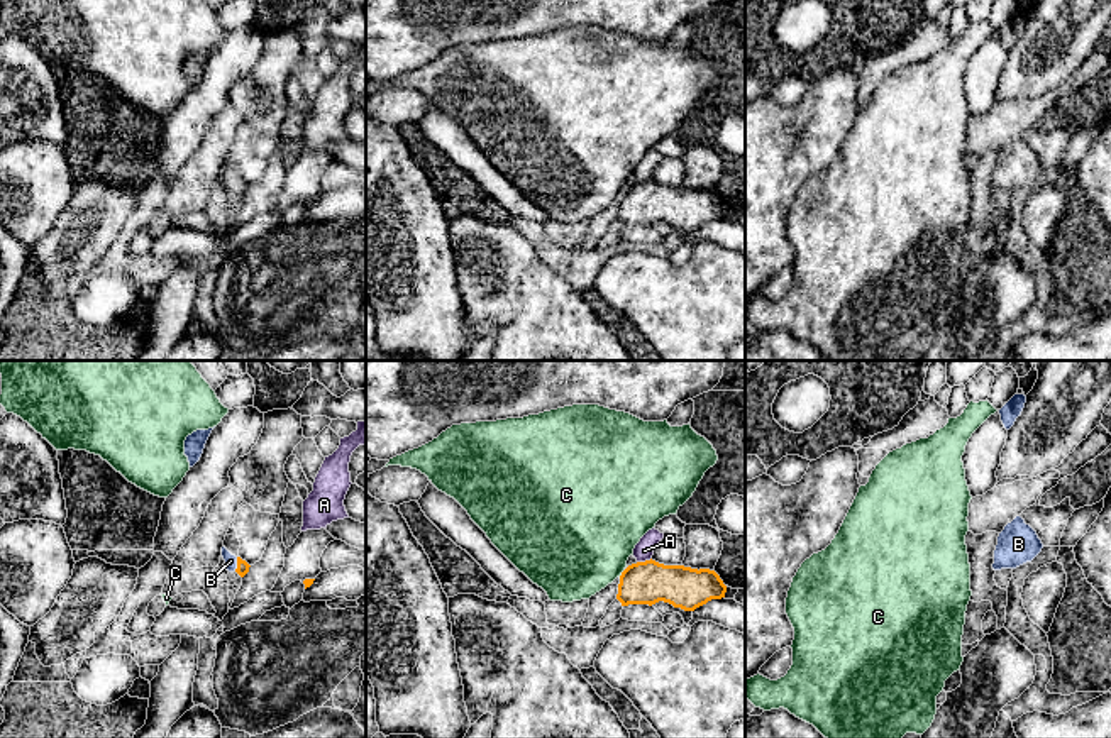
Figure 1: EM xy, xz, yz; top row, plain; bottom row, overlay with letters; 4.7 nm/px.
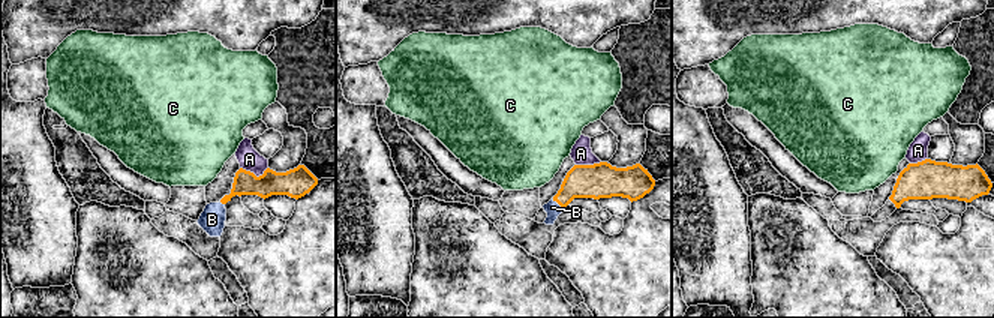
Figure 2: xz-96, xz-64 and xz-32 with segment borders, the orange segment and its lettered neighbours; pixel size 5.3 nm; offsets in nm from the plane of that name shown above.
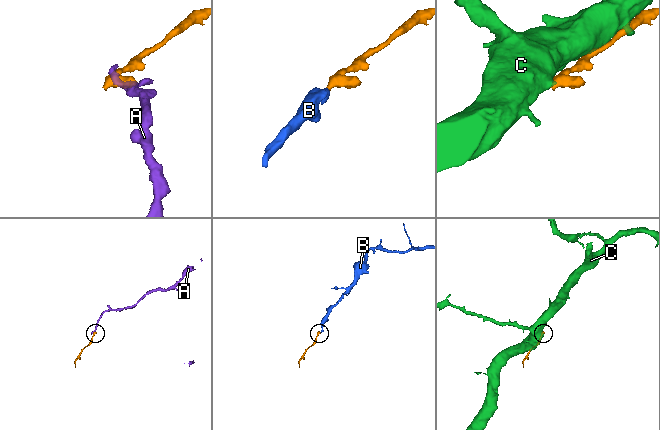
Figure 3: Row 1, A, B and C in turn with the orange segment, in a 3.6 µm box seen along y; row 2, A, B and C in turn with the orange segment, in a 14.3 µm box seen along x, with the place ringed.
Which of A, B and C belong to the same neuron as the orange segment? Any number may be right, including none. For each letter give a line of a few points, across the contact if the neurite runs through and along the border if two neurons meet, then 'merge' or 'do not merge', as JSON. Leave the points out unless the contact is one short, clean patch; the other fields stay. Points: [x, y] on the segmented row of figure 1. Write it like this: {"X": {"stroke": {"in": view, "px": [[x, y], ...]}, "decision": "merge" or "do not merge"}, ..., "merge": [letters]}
{"A": {"stroke": {"in": "xz", "px": [[651, 557], [637, 562]]}, "decision": "do not merge"}, "B": {"stroke": {"in": "xy", "px": [[243, 567], [237, 564], [231, 561]]}, "decision": "merge"}, "C": {"stroke": {"in": "xz", "px": [[625, 569], [619, 576]]}, "decision": "do not merge"}, "merge": ["B"]}

